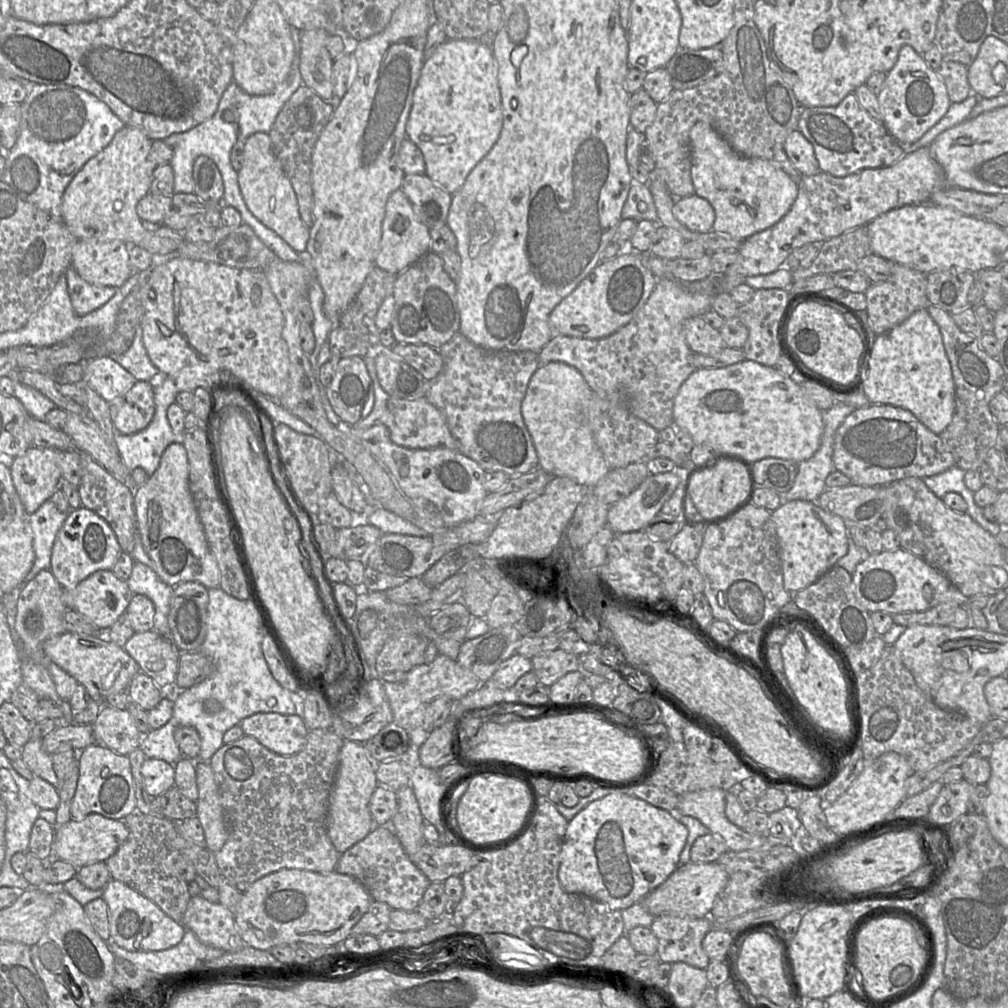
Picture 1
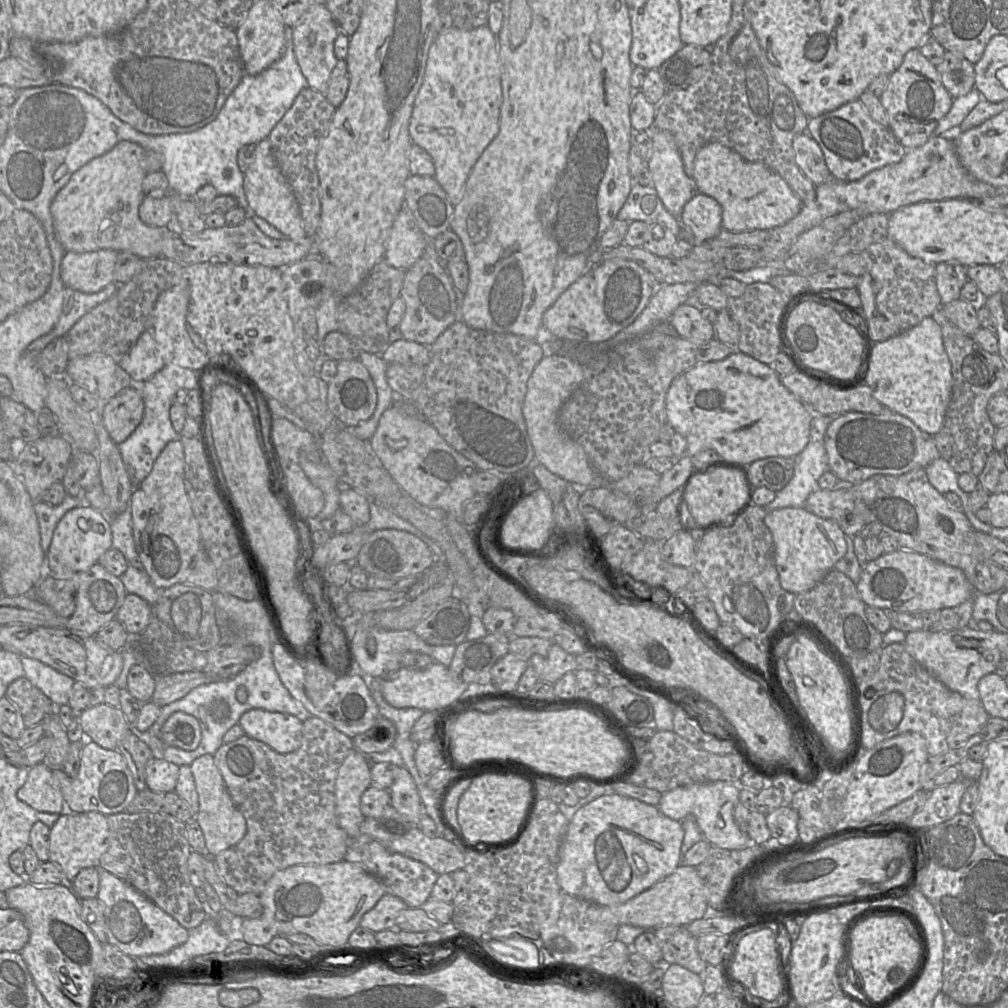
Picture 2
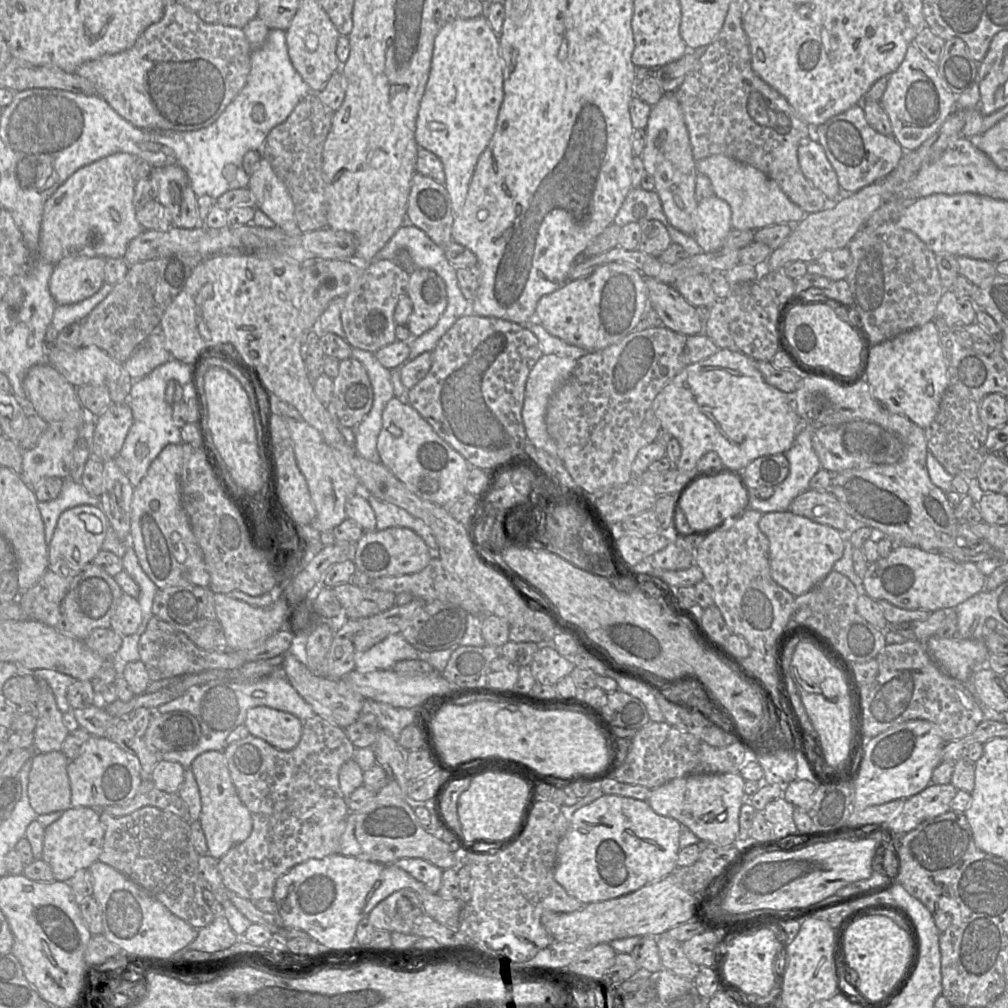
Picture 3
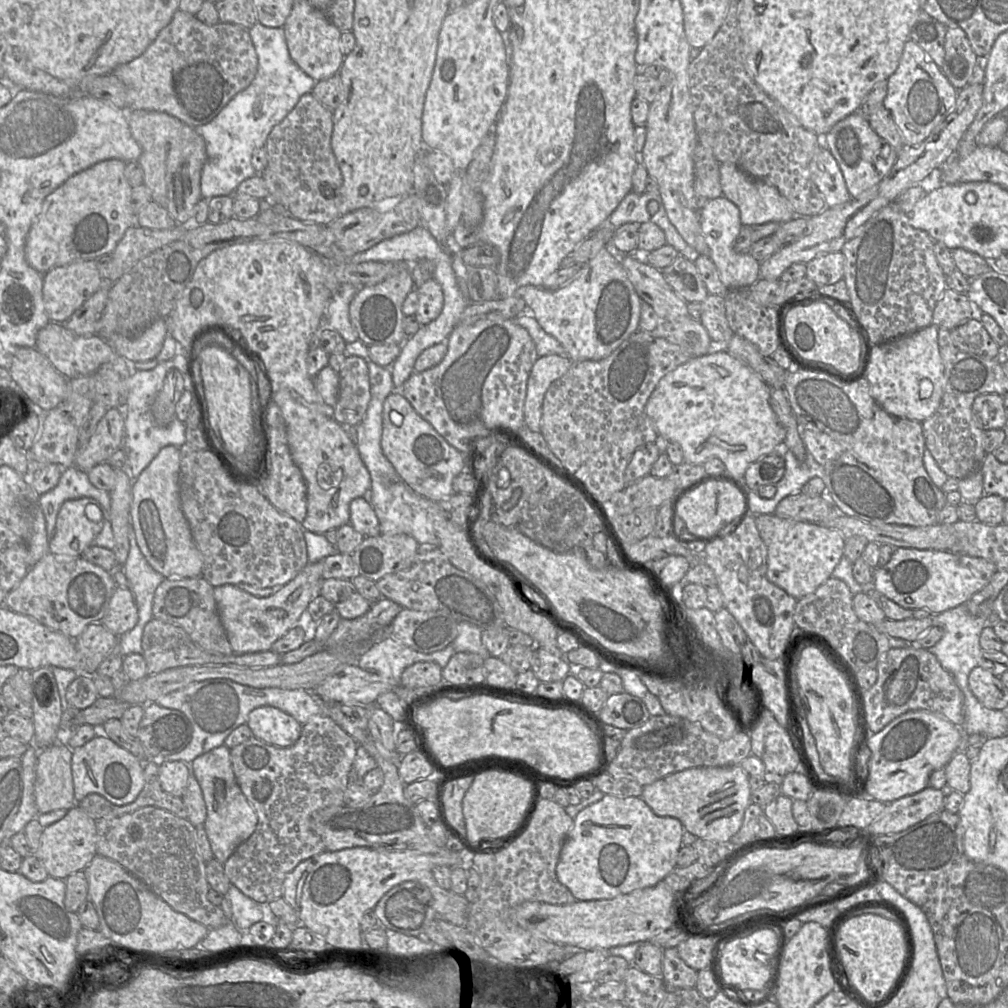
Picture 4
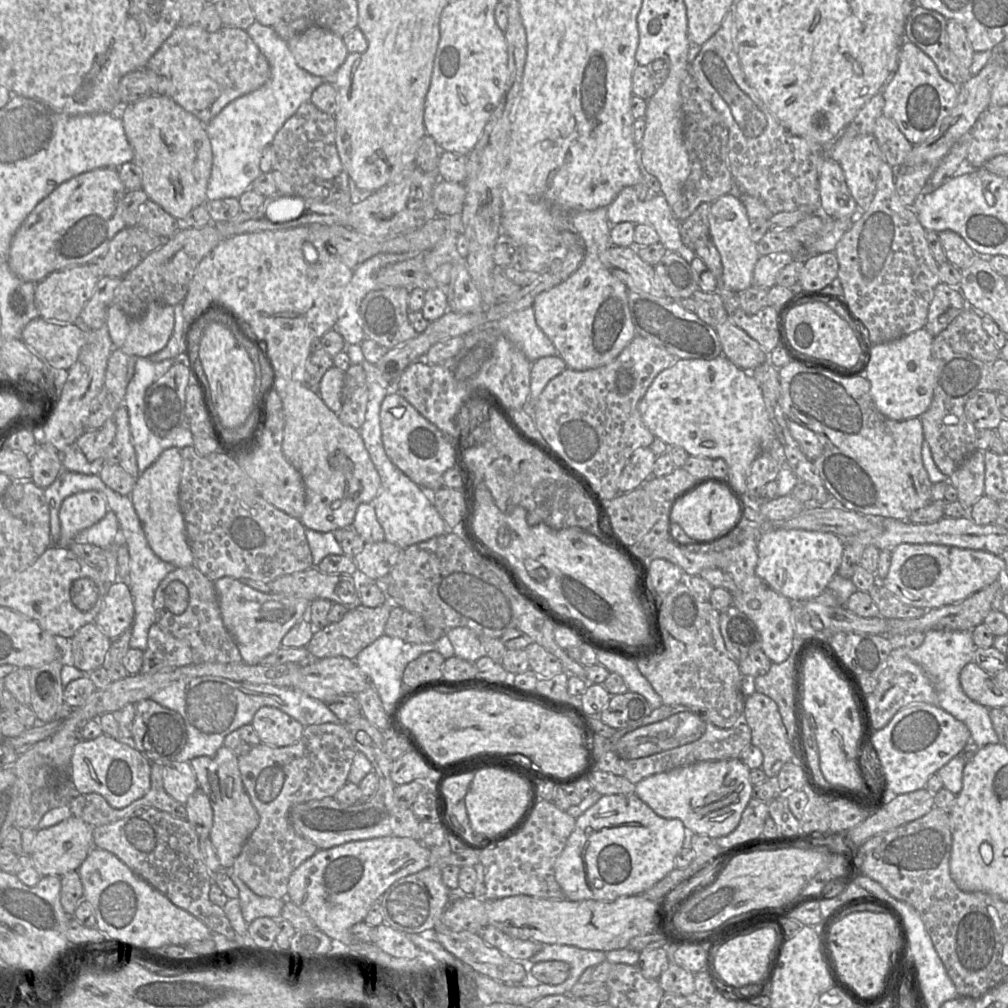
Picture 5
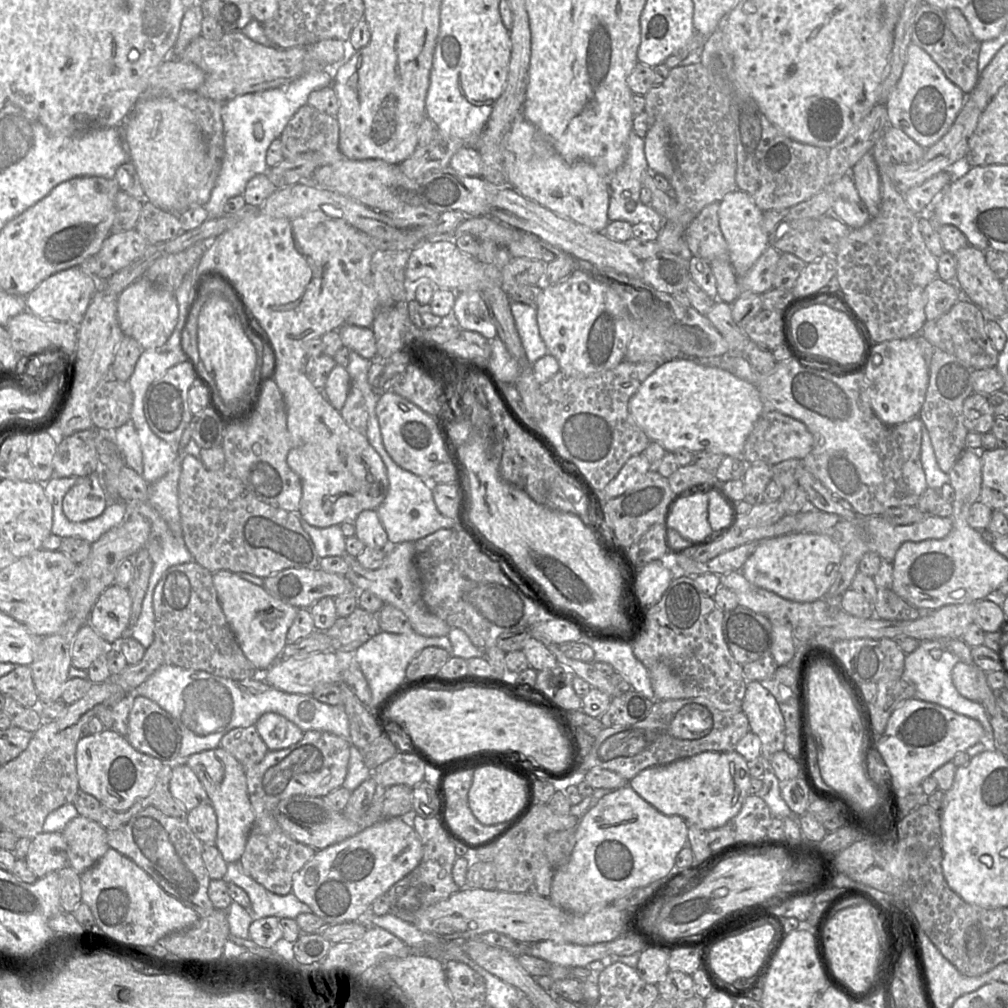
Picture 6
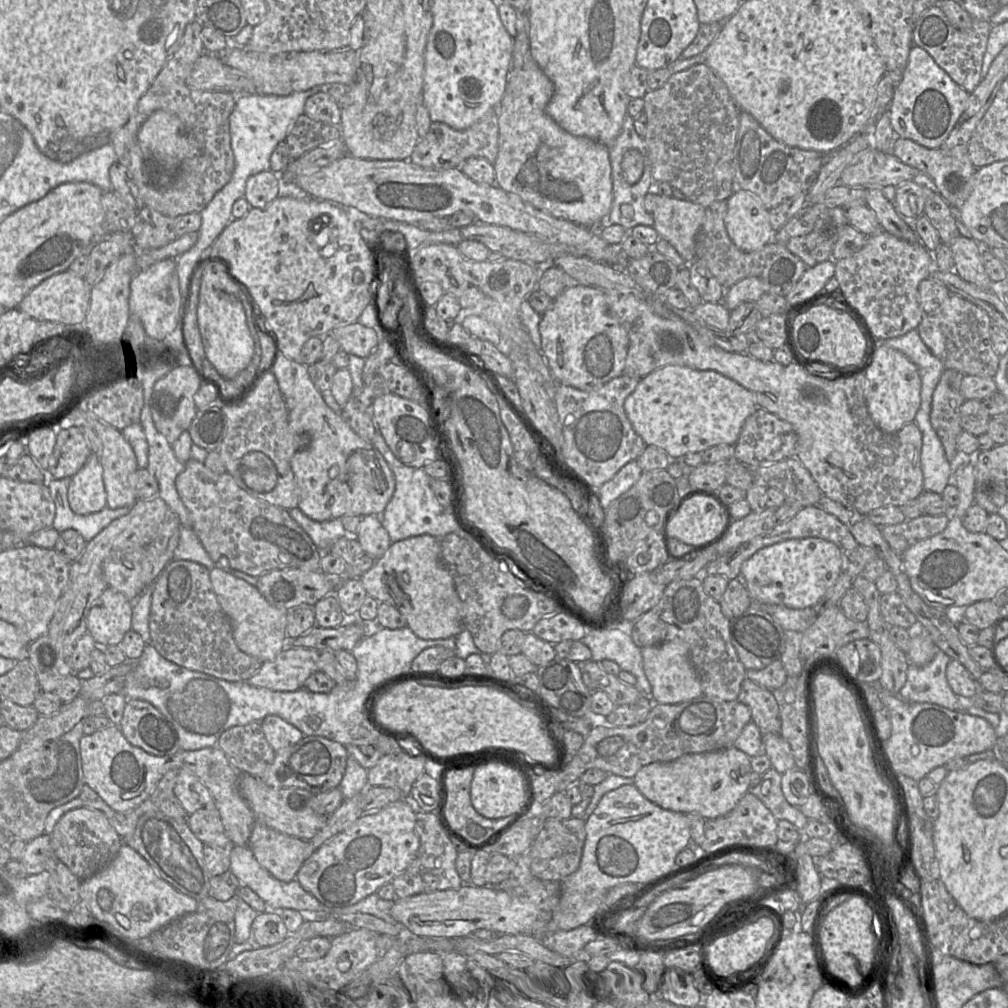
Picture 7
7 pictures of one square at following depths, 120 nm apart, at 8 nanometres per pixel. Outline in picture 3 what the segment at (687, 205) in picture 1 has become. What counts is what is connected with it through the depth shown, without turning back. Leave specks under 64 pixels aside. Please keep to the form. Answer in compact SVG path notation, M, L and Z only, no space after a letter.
M717 196L698 202L695 210L694 239L703 253L724 247L724 241L733 229L729 204Z

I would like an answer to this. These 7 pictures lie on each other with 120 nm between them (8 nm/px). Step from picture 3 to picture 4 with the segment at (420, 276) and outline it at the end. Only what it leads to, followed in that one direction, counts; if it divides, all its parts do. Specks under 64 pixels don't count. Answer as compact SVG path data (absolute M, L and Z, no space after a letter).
M431 278L419 287L414 287L418 295L418 307L414 314L421 325L436 319L442 311L444 296L441 285Z

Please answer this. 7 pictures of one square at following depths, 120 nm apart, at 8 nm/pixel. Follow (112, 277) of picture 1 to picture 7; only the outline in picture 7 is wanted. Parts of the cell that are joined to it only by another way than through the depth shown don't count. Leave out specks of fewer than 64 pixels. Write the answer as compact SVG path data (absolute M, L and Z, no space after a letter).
M66 270L40 282L23 298L18 309L35 319L81 326L89 307L90 289L83 277Z

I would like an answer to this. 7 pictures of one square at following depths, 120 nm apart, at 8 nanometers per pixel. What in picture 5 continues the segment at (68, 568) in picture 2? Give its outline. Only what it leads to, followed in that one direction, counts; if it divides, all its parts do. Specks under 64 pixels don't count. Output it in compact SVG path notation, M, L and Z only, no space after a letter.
M94 490L66 497L59 510L59 539L52 545L69 547L81 531L99 522L108 510L105 496Z

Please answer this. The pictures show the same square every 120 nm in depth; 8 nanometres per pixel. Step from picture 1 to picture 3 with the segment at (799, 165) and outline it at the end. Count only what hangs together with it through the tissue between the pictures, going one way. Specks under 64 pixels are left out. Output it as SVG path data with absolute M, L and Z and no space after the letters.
M803 139L798 147L798 161L803 175L824 193L828 205L840 198L842 191L837 174L818 141Z

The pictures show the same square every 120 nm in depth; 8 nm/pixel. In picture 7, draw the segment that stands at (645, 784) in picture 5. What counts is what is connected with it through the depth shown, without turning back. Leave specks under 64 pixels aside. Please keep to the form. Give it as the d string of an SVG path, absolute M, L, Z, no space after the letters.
M734 746L726 749L685 754L671 762L643 766L634 776L633 785L654 804L683 814L697 813L706 820L729 813L748 792L751 758Z

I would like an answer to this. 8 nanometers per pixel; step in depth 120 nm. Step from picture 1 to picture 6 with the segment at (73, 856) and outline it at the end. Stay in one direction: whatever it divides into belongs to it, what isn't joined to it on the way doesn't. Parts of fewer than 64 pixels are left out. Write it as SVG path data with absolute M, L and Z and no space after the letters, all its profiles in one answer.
M41 832L33 839L25 861L37 878L67 866L67 844L61 832Z

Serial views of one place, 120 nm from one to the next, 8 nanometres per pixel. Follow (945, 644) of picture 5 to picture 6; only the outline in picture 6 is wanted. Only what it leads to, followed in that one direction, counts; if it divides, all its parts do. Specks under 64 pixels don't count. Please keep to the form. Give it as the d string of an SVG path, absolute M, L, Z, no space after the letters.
M926 640L919 643L919 646L905 656L904 672L902 678L912 681L916 686L915 697L919 700L935 703L955 713L977 720L984 729L984 735L979 743L969 747L966 753L973 756L988 751L995 751L994 735L982 705L976 701L970 701L959 694L952 682L952 669L960 659L949 652L939 640Z

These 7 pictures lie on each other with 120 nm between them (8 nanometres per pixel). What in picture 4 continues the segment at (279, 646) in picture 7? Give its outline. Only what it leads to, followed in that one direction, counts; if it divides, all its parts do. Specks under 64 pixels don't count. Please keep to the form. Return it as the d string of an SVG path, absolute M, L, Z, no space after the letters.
M323 561L307 564L295 578L268 597L253 596L234 585L213 588L221 623L236 654L270 651L272 645L297 626L301 614L321 591Z

